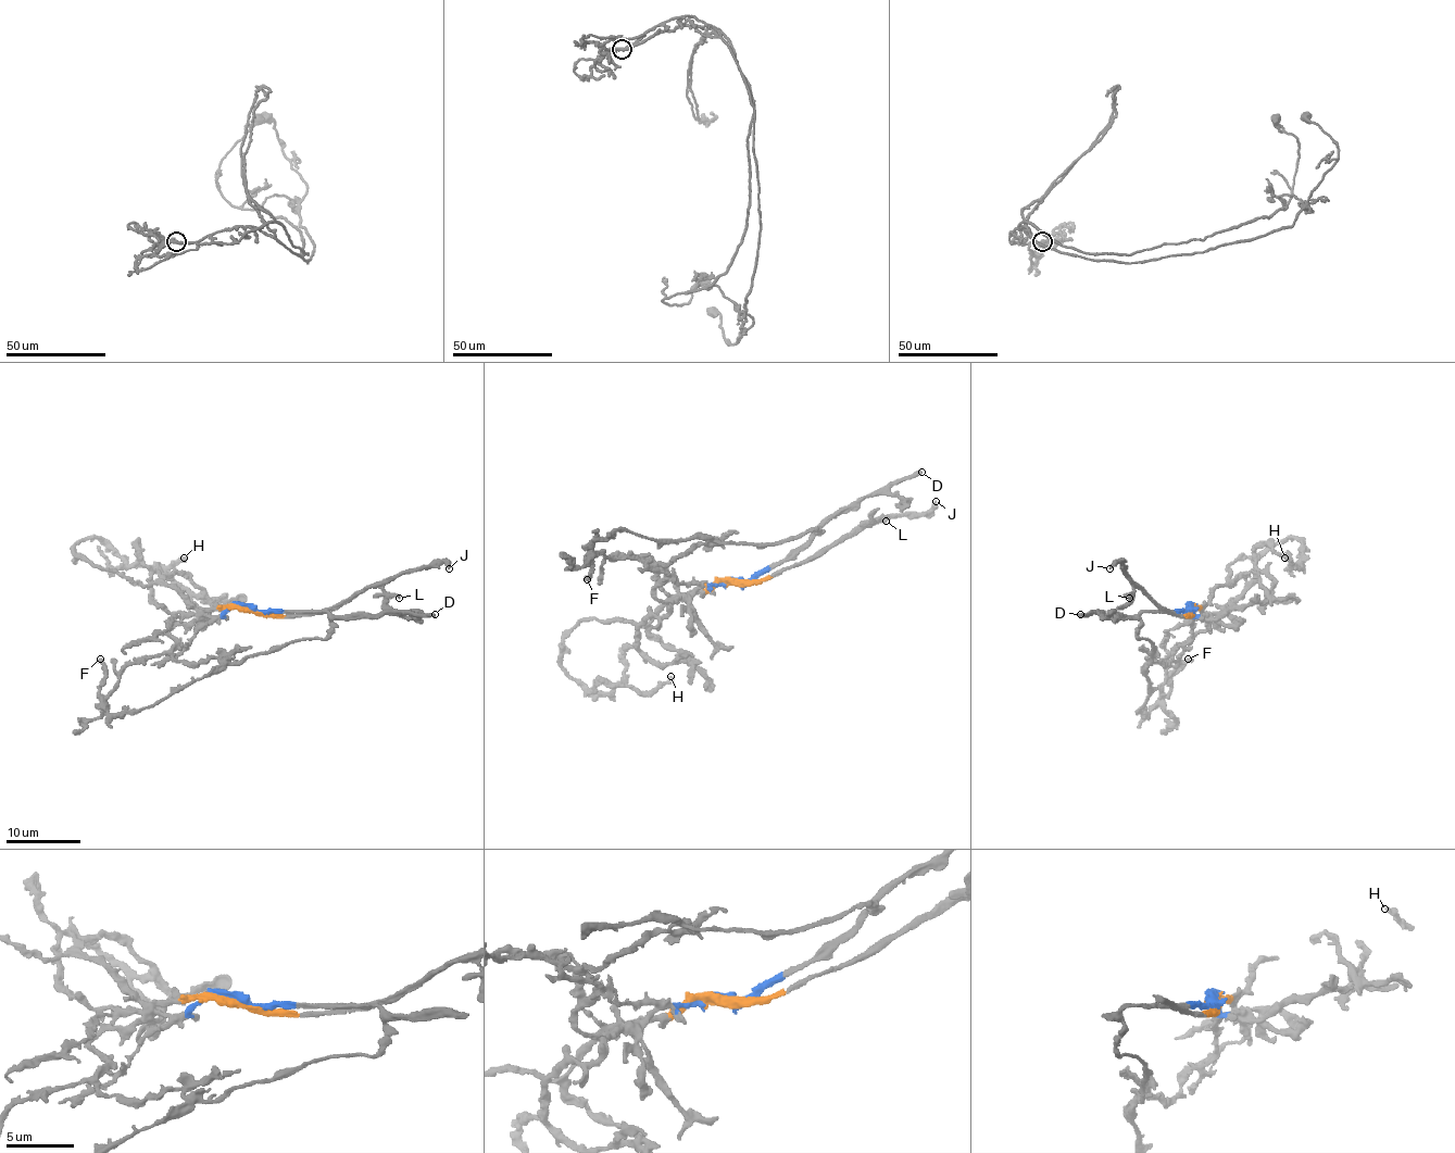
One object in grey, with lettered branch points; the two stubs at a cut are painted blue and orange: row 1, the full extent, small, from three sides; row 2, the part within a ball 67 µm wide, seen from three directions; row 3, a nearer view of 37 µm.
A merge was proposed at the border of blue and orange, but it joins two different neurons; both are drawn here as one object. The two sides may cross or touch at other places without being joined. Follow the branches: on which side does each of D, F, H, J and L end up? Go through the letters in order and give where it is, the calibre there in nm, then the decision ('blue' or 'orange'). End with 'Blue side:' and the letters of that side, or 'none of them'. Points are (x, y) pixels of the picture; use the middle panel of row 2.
D: (922, 472) | 400 nm | blue
F: (587, 579) | 320 nm | blue
H: (670, 676) | 400 nm | orange
J: (936, 501) | 320 nm | orange
L: (886, 521) | 360 nm | orange
Blue side: D, F

